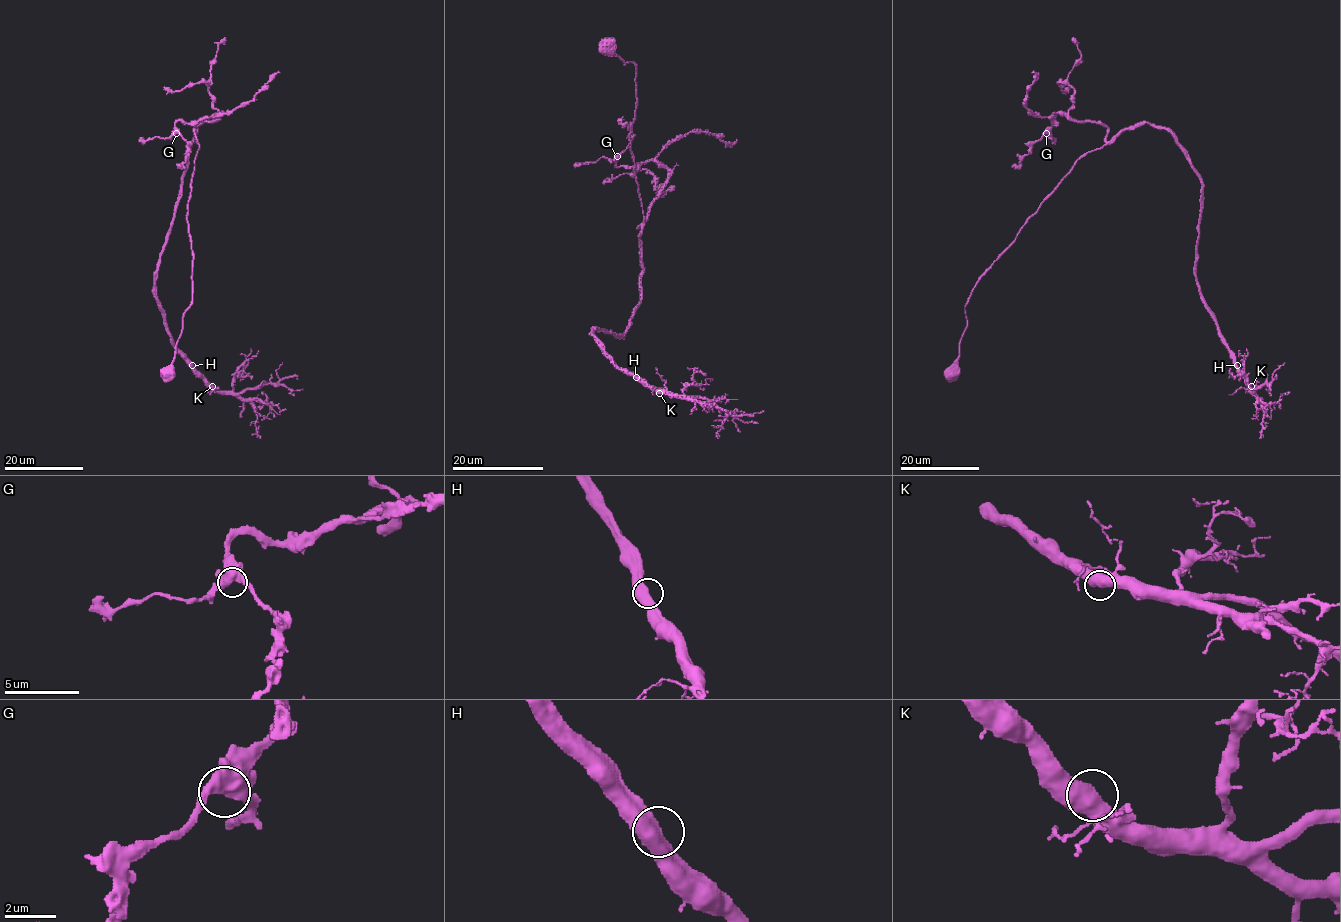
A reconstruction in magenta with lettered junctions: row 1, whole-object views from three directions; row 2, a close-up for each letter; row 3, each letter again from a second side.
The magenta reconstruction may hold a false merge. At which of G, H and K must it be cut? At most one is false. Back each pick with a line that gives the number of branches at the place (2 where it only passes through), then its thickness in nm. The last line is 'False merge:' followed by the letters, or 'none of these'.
False merge: none of these

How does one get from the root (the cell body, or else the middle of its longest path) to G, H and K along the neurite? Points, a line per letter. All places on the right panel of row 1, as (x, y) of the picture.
G: (951, 371), (967, 326), (965, 306), (978, 278), (1074, 164), (1106, 143), (1108, 129), (1056, 114), (1046, 133)
H: (951, 371), (978, 278), (1078, 159), (1144, 123), (1172, 134), (1202, 185), (1195, 278), (1237, 365)
K: (951, 371), (978, 278), (1078, 159), (1150, 123), (1172, 134), (1202, 185), (1195, 278), (1222, 343), (1251, 386)

